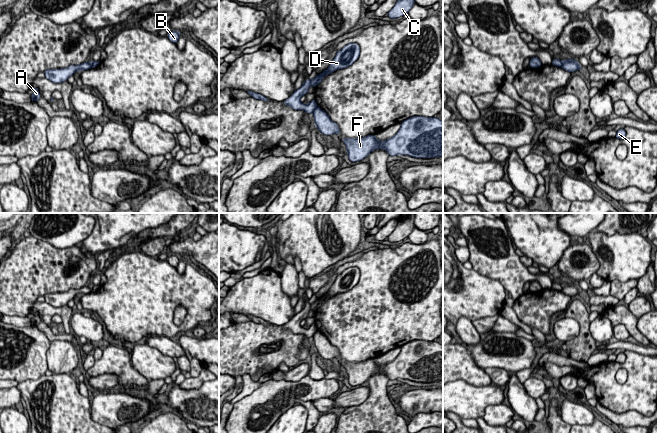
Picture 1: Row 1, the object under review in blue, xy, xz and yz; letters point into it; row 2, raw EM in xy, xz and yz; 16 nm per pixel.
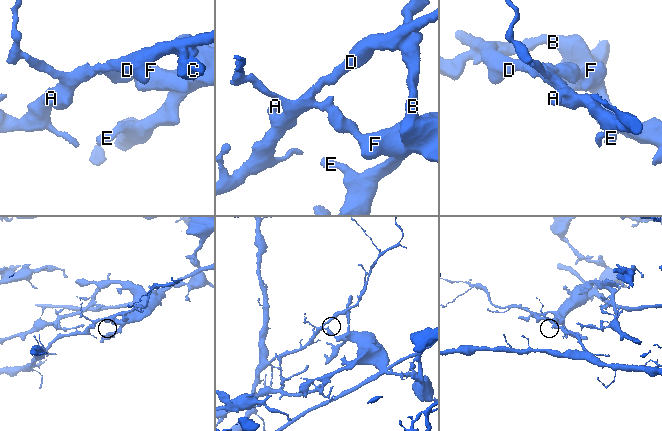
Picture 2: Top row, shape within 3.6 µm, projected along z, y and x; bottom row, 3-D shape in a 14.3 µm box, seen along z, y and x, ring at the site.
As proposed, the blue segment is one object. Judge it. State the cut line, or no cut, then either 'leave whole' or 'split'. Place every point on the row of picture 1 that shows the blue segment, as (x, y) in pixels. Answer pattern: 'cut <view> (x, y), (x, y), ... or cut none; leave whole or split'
cut yz (561, 61), (562, 66); split

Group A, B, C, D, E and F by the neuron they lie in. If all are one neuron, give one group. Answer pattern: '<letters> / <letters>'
A D / B C E F

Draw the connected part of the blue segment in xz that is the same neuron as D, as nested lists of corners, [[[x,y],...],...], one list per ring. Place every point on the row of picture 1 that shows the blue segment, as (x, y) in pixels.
[[[349,43],[345,45],[341,50],[338,50],[336,56],[321,74],[317,75],[314,79],[307,79],[303,85],[294,91],[294,93],[283,101],[284,105],[292,107],[294,110],[304,110],[306,113],[312,113],[317,107],[316,100],[312,100],[308,104],[303,104],[300,99],[303,95],[306,95],[310,86],[316,87],[323,78],[333,73],[338,69],[344,69],[352,65],[360,55],[360,46],[357,43]]]

